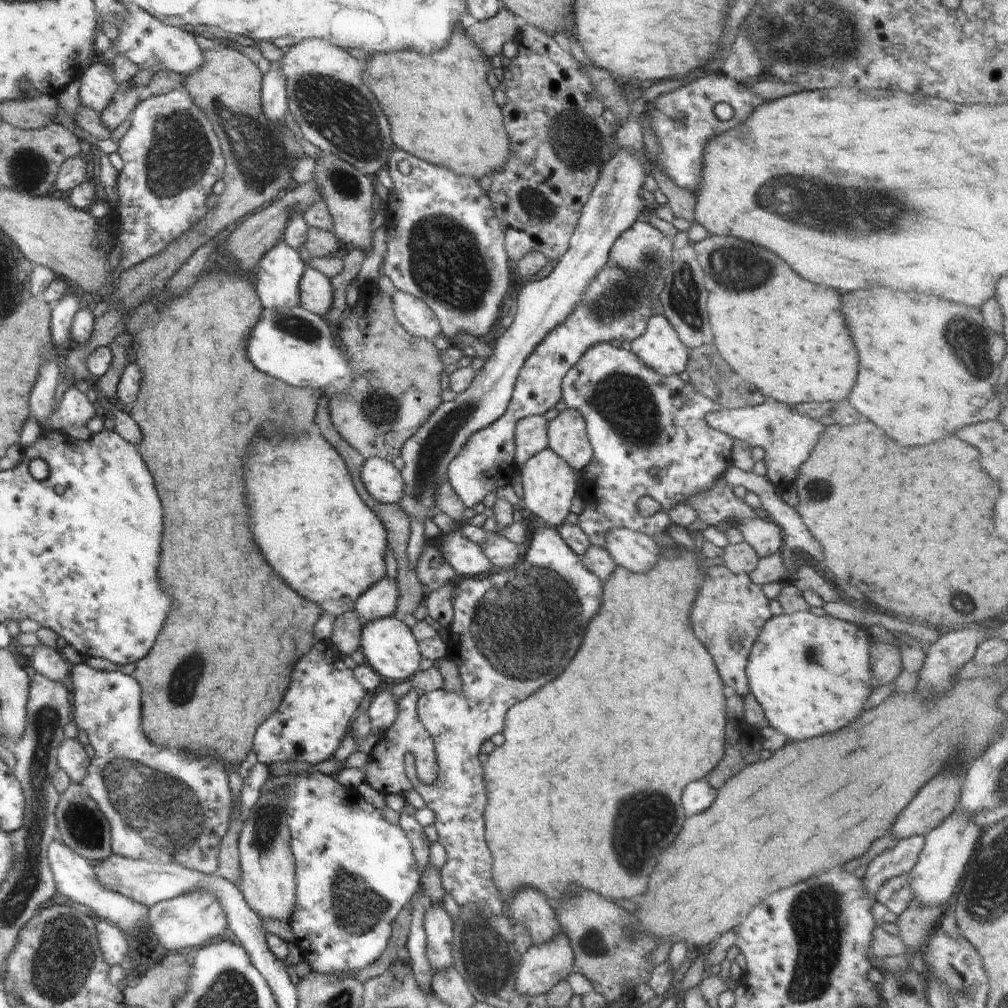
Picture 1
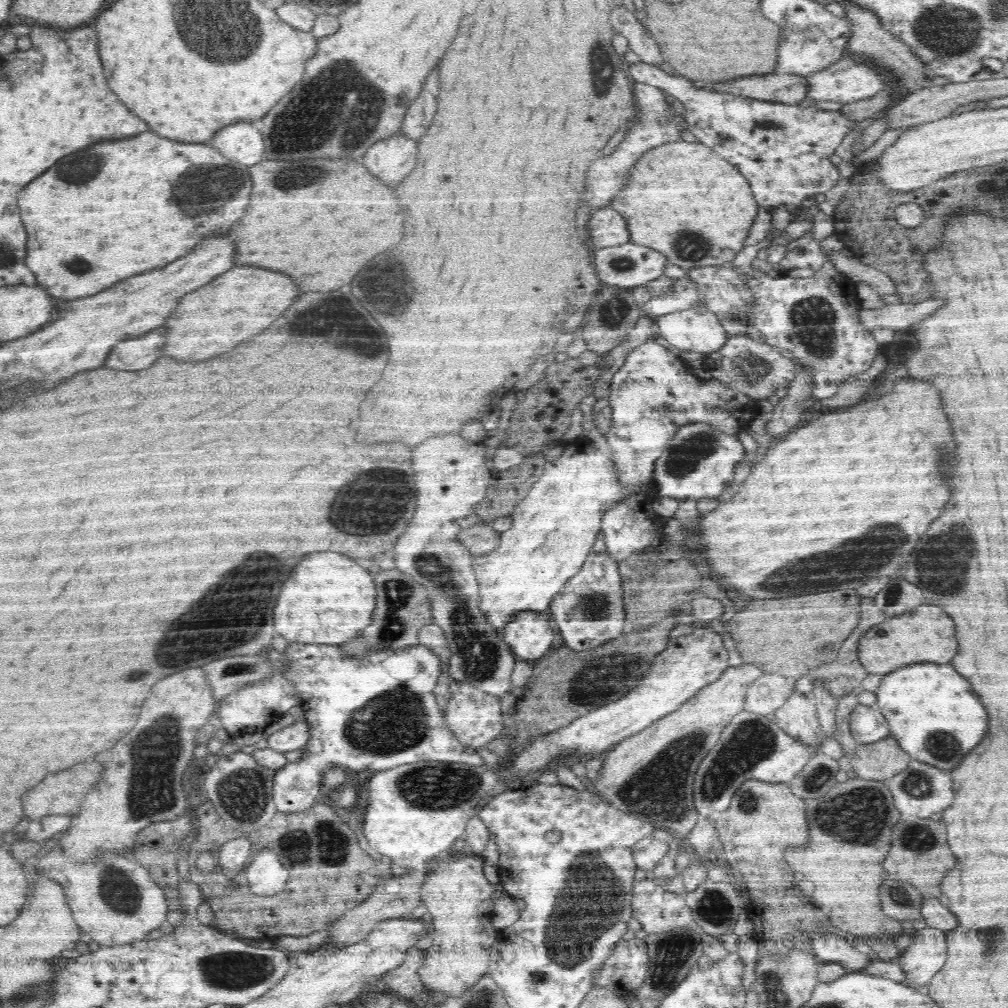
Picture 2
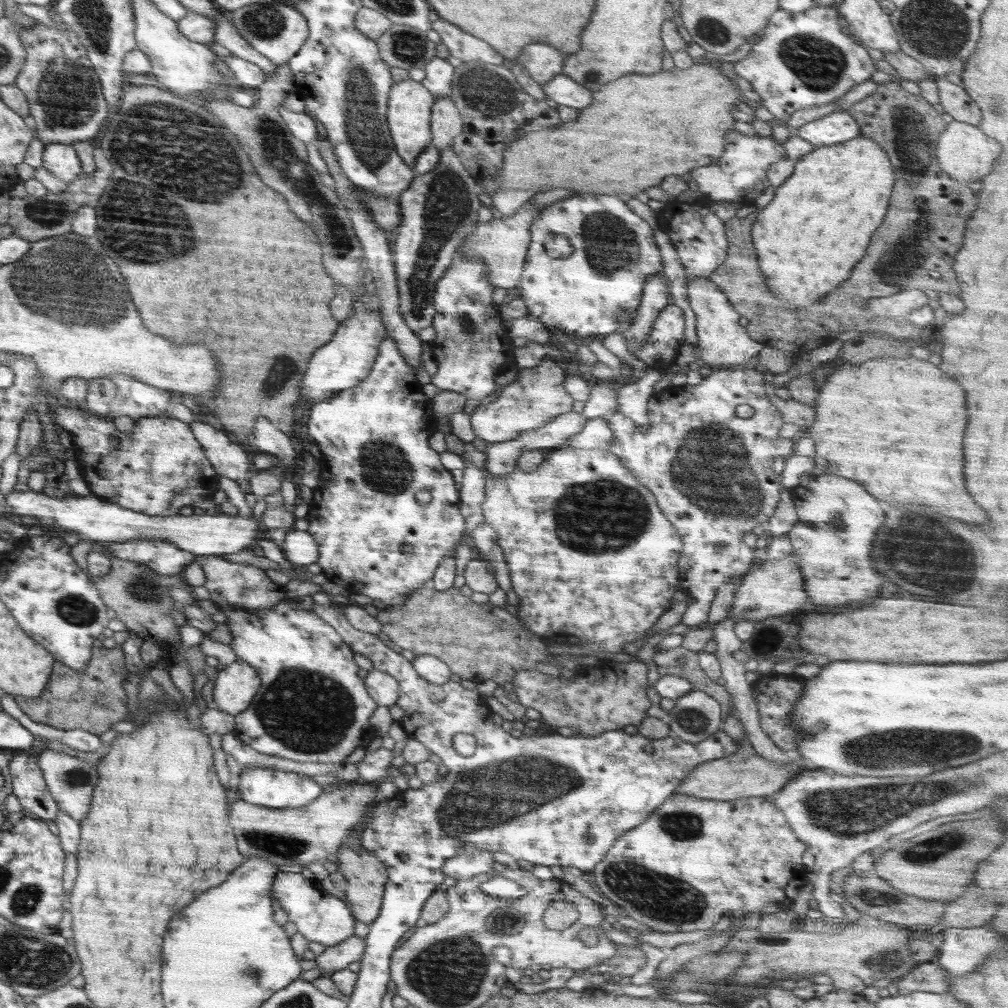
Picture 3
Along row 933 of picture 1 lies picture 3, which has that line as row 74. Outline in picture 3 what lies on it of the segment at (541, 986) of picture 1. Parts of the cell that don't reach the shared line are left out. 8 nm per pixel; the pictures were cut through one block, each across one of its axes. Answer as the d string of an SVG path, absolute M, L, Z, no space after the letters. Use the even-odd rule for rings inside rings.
M560 73L558 76L554 76L541 87L542 91L546 93L546 98L554 100L558 105L581 110L592 103L593 92L566 74Z

